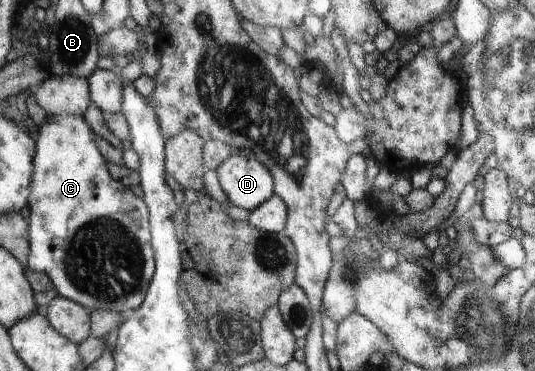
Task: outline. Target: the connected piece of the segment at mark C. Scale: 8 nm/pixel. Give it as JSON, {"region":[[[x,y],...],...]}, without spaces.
{"region":[[[59,114],[59,116],[48,116],[46,122],[38,128],[34,134],[36,144],[35,170],[32,174],[31,199],[29,208],[28,240],[30,242],[30,256],[27,264],[36,271],[43,271],[52,281],[58,295],[62,298],[79,303],[80,306],[87,308],[88,312],[93,310],[114,311],[126,317],[132,312],[136,312],[144,305],[148,295],[149,282],[153,275],[153,250],[149,244],[149,220],[147,214],[147,204],[139,200],[130,188],[123,186],[121,181],[113,180],[107,172],[105,160],[99,154],[90,127],[84,122],[84,117],[73,116],[71,114]]]}

